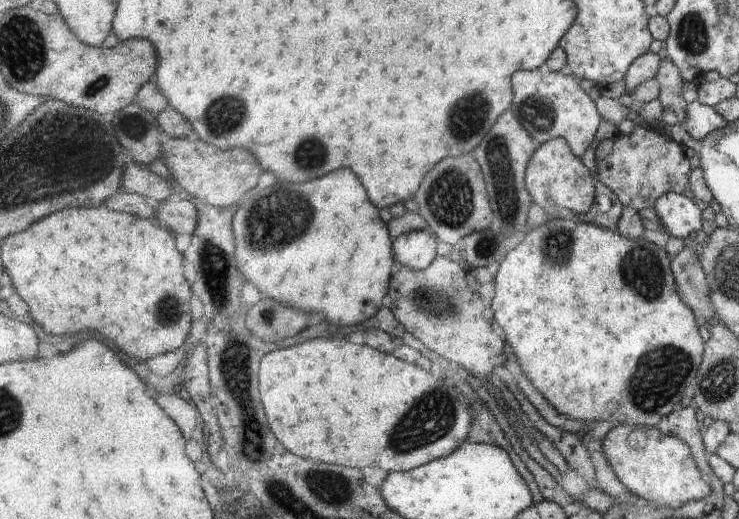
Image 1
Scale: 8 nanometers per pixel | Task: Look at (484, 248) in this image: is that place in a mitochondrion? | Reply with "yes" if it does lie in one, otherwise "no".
yes

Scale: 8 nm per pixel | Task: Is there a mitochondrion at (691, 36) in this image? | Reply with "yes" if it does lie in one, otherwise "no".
yes

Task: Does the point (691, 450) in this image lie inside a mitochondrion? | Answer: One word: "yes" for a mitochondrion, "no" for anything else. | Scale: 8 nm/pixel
no

